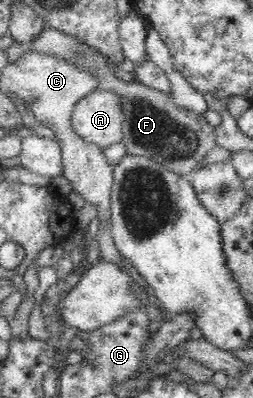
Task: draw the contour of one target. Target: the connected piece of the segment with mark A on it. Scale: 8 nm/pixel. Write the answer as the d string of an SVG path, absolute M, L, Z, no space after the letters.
M98 89L75 106L72 127L86 142L103 150L123 142L125 114L121 96Z

